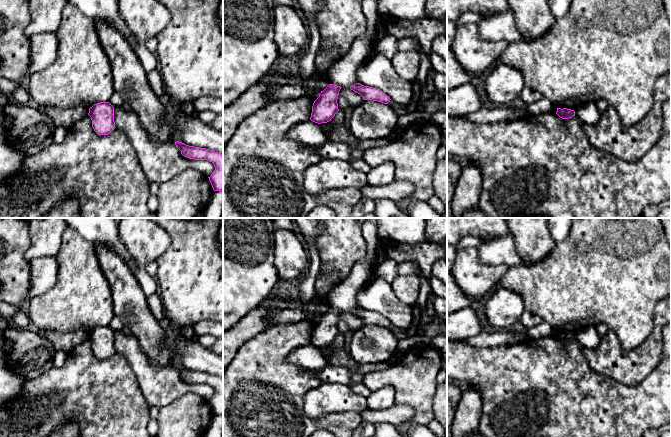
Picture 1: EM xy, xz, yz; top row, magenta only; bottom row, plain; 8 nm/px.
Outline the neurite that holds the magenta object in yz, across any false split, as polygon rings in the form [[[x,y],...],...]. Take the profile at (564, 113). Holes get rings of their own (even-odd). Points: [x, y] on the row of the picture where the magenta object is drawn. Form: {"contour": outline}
{"contour": [[[557,108],[556,114],[562,119],[569,119],[575,116],[575,111],[567,108]]]}

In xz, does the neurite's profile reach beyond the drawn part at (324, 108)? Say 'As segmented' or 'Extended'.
As segmented

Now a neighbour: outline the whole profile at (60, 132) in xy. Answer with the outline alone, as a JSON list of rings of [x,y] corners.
[[[61,126],[56,127],[55,133],[53,135],[53,143],[60,144],[64,140],[67,134],[67,130],[68,129],[61,127]]]

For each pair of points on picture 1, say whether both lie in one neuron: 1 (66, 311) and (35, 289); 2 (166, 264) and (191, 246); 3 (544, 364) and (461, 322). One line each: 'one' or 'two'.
1: two
2: one
3: two

